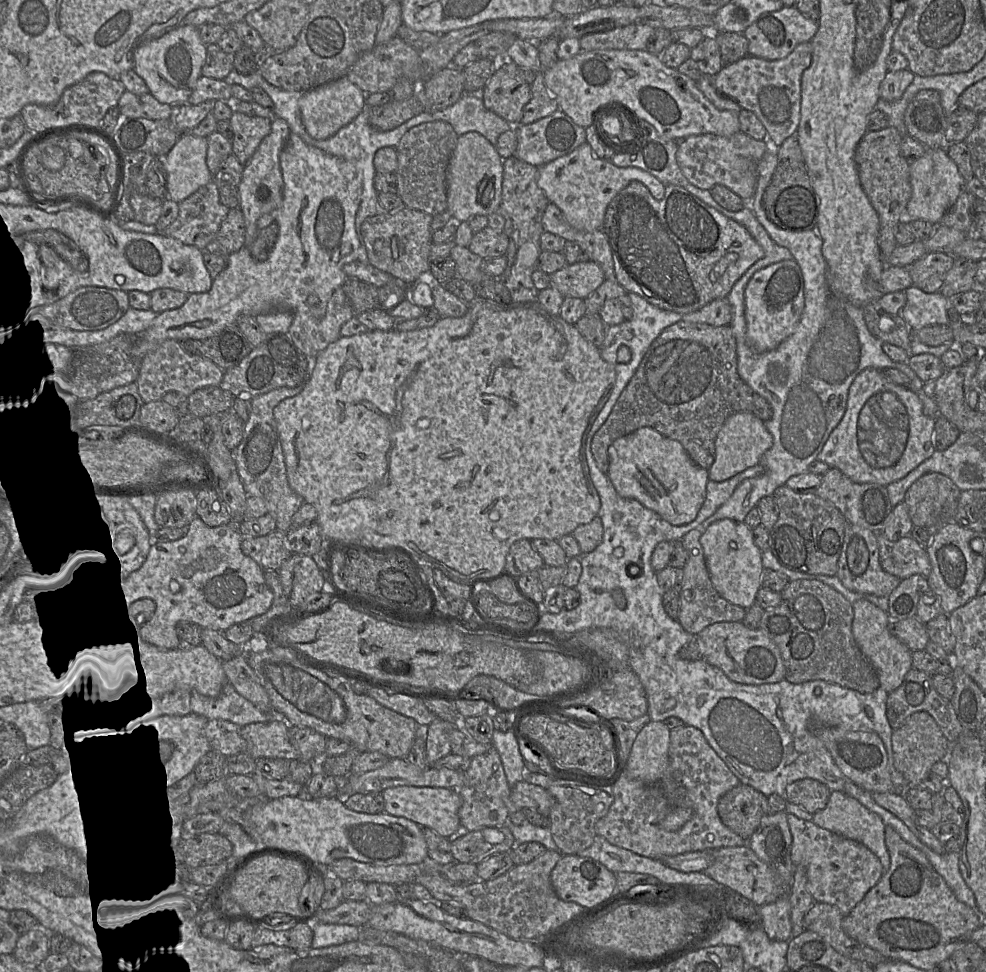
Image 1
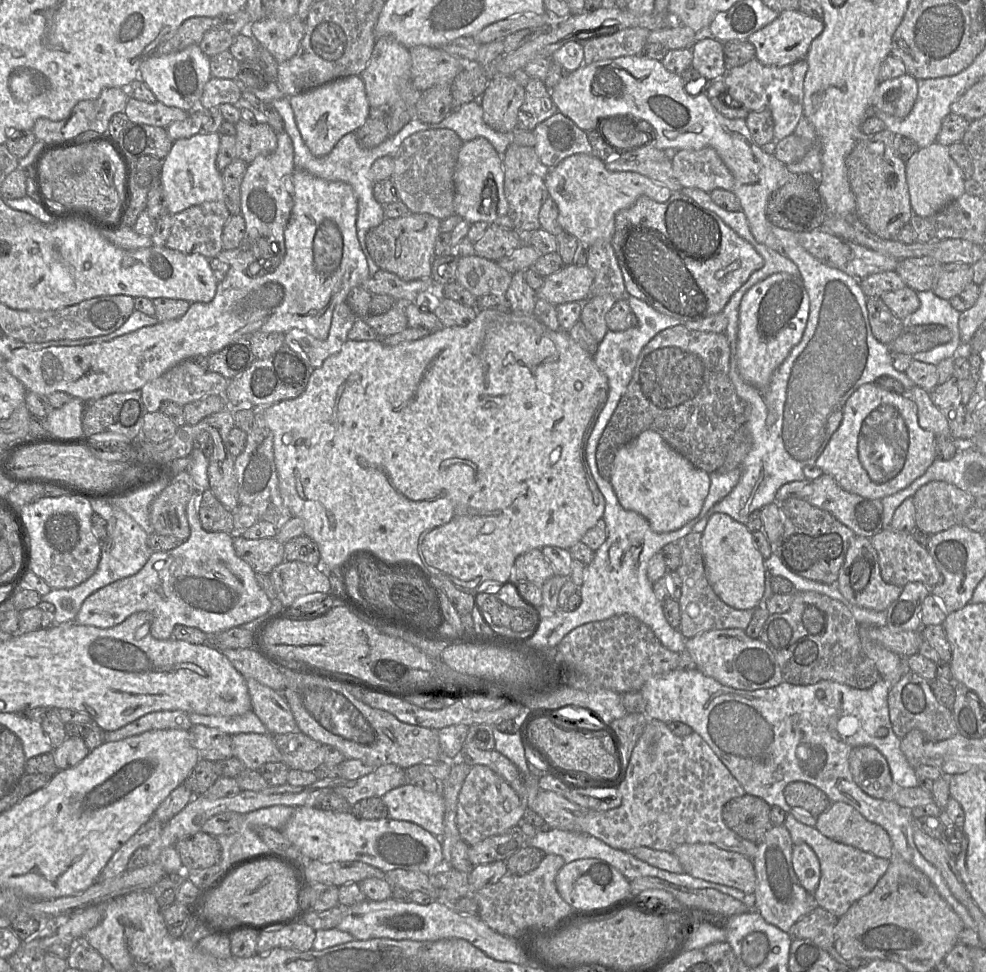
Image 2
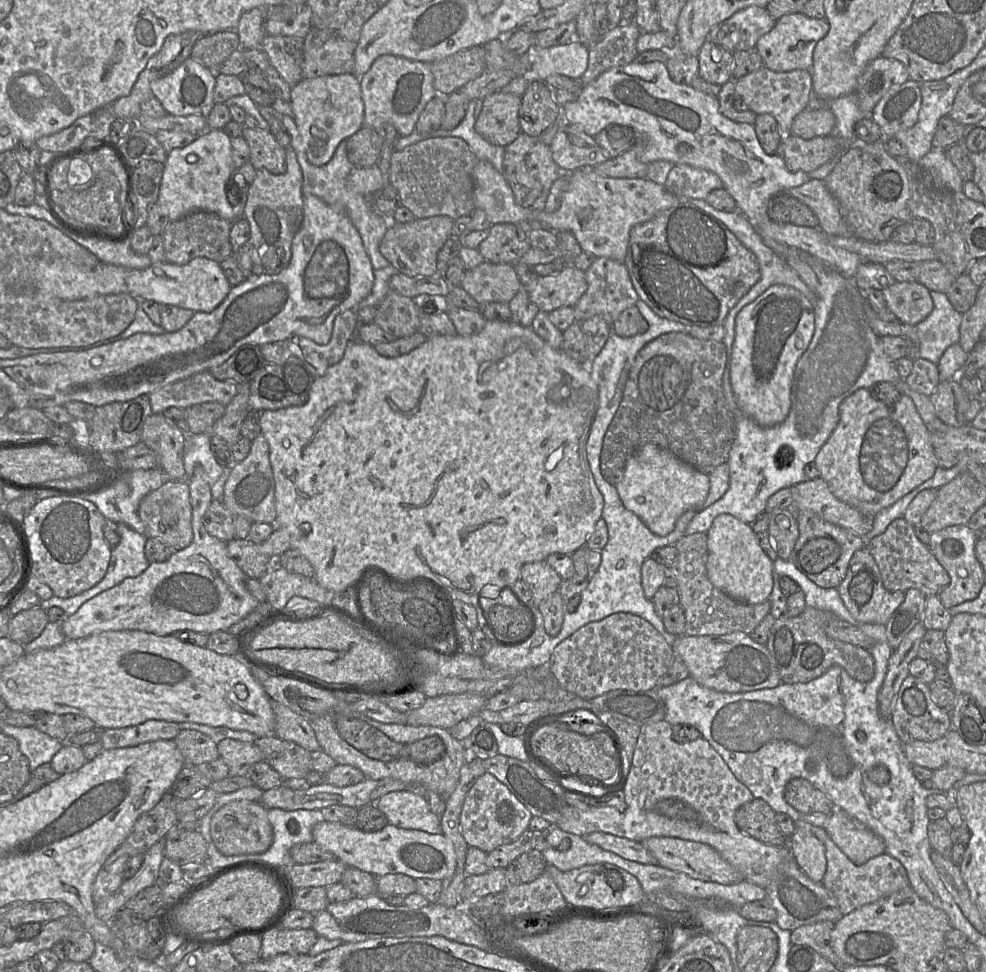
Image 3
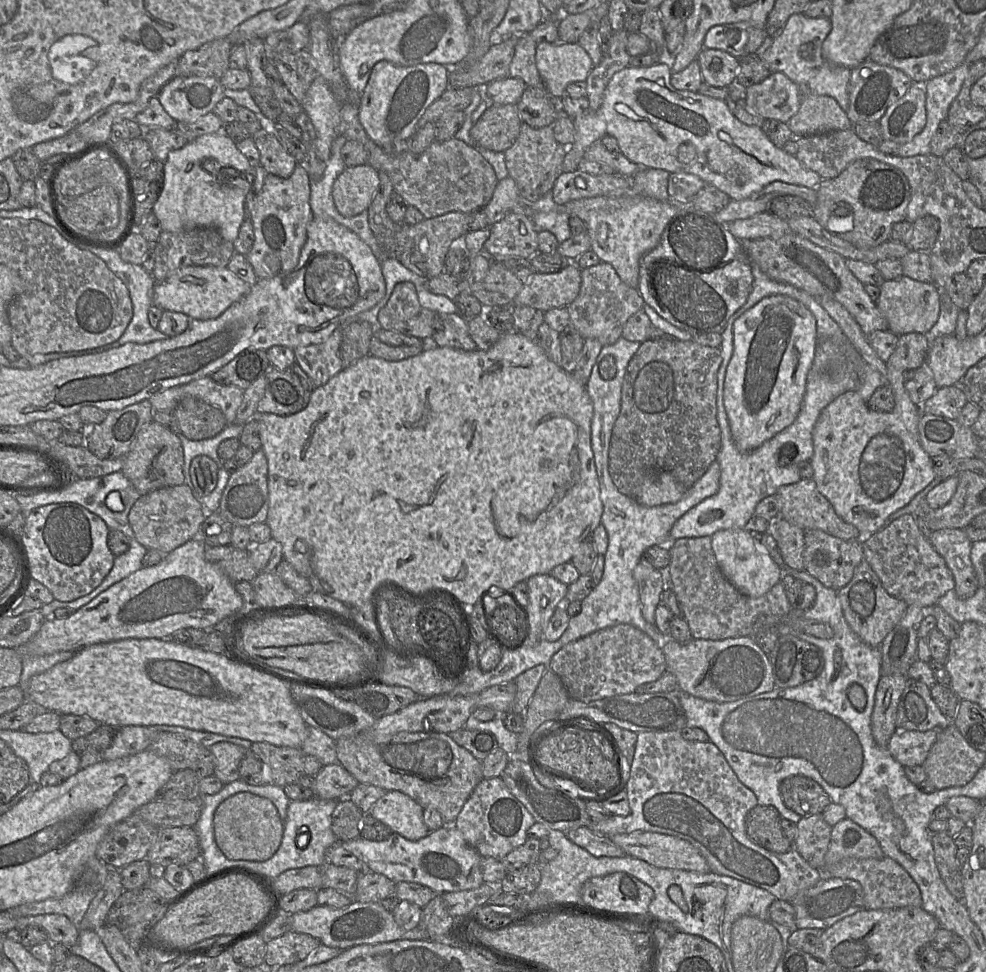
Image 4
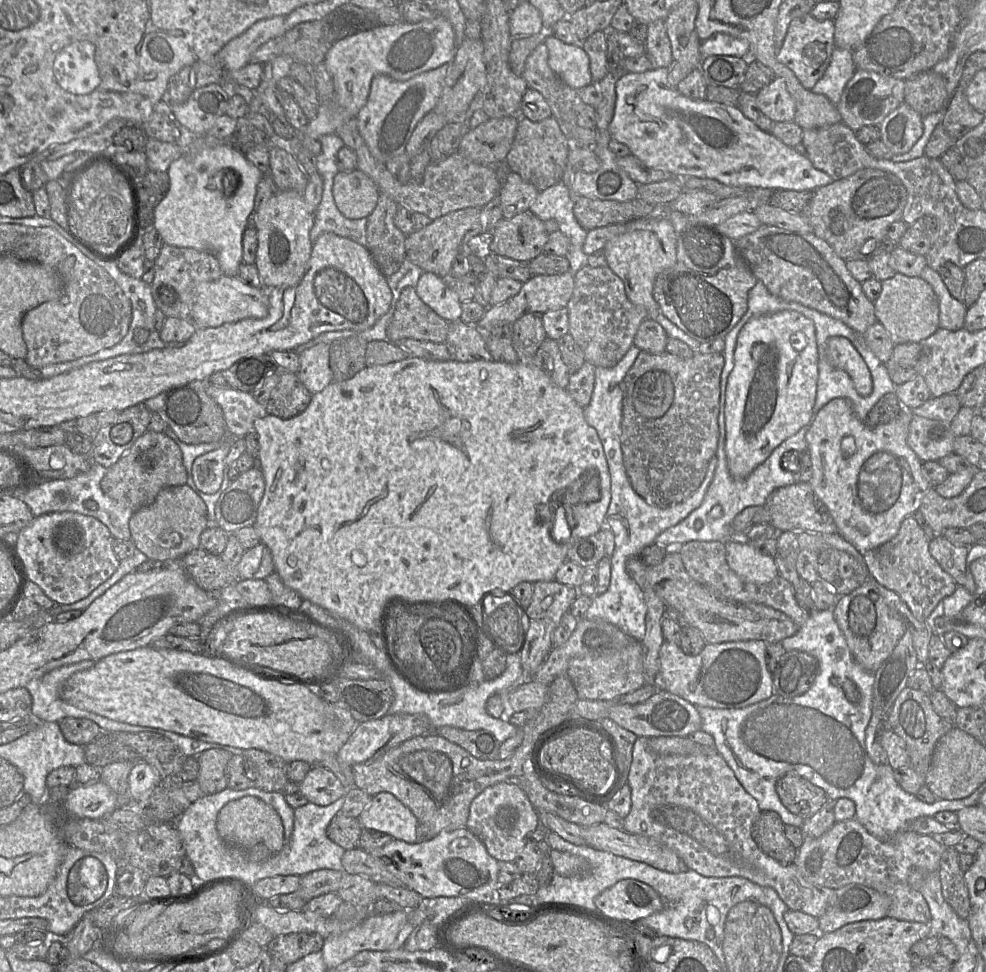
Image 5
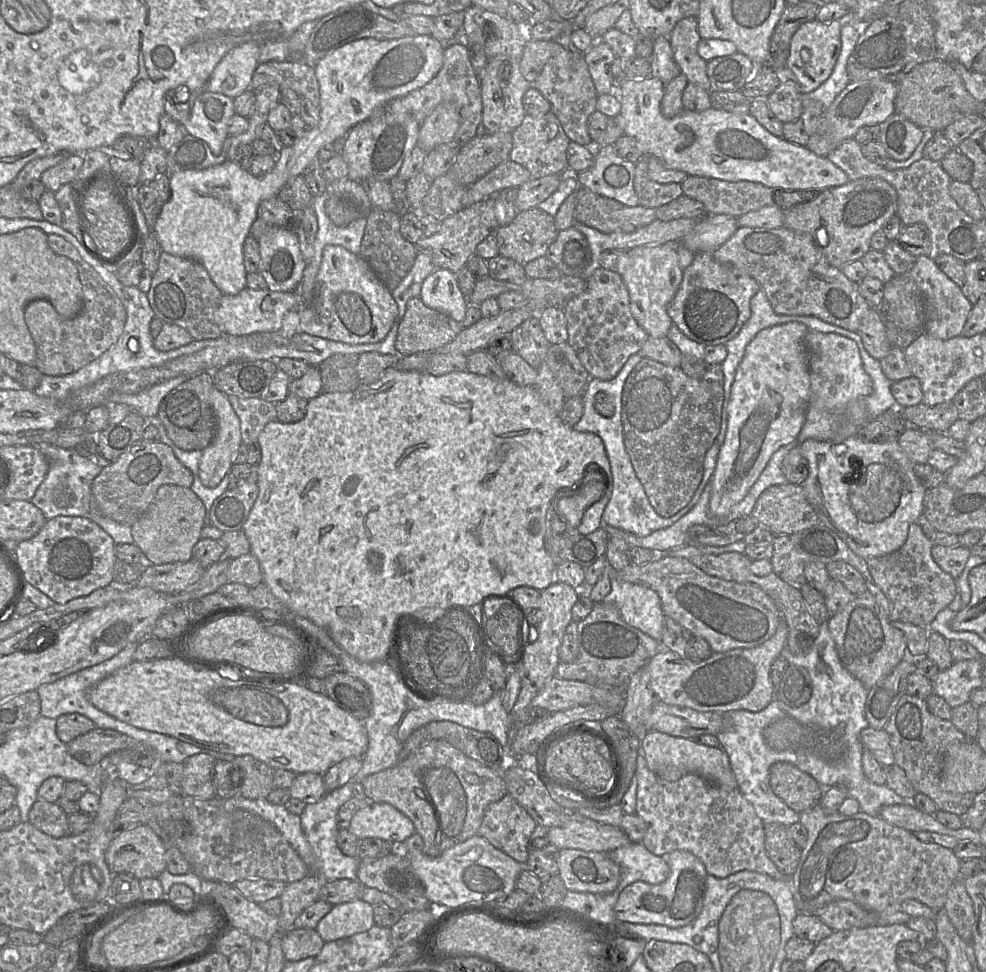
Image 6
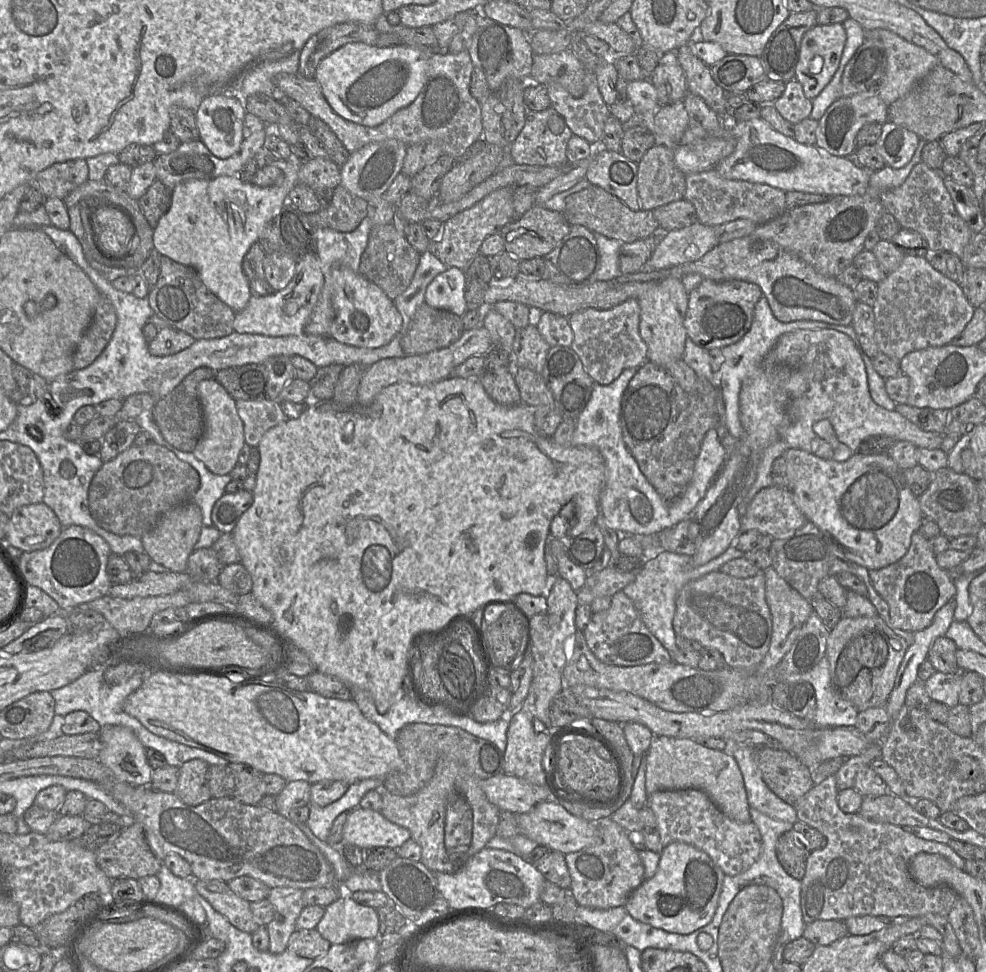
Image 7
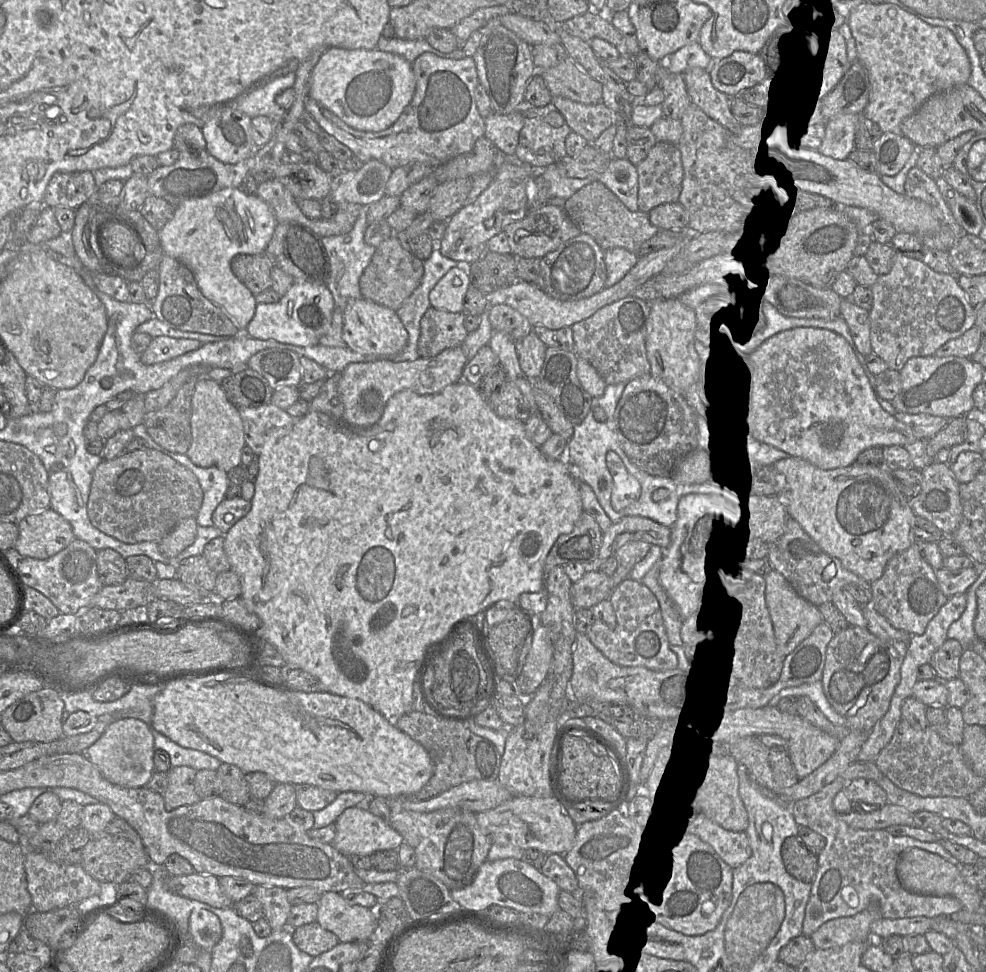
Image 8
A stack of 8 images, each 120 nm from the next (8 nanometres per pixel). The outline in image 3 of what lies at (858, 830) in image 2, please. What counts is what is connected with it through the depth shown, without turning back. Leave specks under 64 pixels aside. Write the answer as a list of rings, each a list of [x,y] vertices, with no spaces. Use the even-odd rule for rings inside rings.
[[[833,810],[823,827],[829,838],[856,865],[886,853],[882,838],[843,810]]]

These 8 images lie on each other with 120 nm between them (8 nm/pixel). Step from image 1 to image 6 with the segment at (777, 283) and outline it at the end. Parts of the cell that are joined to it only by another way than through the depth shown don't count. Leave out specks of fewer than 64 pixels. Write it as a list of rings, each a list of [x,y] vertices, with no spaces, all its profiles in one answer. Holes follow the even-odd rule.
[[[795,321],[765,328],[757,333],[745,349],[731,388],[726,437],[711,477],[709,510],[715,519],[725,518],[730,508],[747,495],[771,456],[782,446],[796,441],[805,423],[811,400],[809,363],[805,348],[808,331],[807,326]]]

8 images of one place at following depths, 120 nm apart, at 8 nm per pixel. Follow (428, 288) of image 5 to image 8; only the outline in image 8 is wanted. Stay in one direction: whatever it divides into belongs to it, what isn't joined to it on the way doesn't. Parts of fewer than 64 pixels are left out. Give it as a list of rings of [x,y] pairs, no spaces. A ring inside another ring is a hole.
[[[462,267],[451,268],[430,291],[430,305],[448,312],[462,312],[469,285],[469,277]]]

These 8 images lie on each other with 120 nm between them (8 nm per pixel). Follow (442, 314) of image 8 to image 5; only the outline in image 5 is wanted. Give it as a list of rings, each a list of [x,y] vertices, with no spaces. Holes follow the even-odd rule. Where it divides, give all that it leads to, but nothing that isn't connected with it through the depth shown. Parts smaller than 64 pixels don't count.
[[[406,287],[387,326],[387,339],[392,343],[405,338],[445,343],[448,327],[449,322],[425,304],[414,287]]]

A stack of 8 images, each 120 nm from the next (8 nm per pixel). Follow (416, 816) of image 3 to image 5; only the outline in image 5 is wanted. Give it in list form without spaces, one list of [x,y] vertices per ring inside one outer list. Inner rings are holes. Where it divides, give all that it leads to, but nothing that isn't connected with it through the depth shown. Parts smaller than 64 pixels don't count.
[[[388,792],[372,797],[358,817],[364,829],[376,830],[409,844],[416,843],[418,820],[397,798]]]

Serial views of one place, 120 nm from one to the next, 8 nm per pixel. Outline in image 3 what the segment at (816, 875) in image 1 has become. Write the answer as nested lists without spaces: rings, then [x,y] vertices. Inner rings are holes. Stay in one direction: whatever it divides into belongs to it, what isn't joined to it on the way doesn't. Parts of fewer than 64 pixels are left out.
[[[801,819],[794,821],[794,823],[796,829],[802,828],[804,830],[809,830],[824,844],[827,865],[826,872],[821,883],[834,895],[843,916],[851,913],[861,906],[871,904],[888,897],[889,895],[910,885],[904,866],[900,863],[900,861],[888,853],[883,853],[874,857],[862,865],[856,865],[829,838],[823,827],[814,826]]]

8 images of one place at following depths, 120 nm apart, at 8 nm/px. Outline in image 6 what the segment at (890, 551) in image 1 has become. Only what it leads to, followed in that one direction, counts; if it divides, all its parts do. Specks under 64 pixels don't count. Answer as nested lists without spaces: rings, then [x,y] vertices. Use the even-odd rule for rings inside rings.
[[[917,522],[908,529],[905,543],[898,550],[879,557],[866,559],[874,583],[890,603],[890,621],[902,621],[929,627],[936,615],[955,598],[957,582],[933,560],[932,539],[928,538]]]

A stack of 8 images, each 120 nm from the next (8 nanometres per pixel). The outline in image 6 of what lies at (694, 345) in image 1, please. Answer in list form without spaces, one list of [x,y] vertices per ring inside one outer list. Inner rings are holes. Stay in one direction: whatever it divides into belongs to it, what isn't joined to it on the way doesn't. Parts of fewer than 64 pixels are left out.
[[[642,358],[625,381],[621,417],[624,445],[650,504],[663,517],[671,517],[687,506],[702,481],[706,452],[721,429],[723,380],[721,364],[709,365],[701,378],[691,378],[680,367]]]

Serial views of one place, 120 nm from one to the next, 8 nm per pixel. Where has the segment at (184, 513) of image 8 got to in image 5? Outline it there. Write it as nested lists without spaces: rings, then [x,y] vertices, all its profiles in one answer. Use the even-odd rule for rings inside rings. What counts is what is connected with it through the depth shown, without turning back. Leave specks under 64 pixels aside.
[[[147,430],[114,465],[107,468],[100,485],[105,495],[135,512],[153,503],[163,488],[186,483],[187,471],[179,446],[165,433]]]

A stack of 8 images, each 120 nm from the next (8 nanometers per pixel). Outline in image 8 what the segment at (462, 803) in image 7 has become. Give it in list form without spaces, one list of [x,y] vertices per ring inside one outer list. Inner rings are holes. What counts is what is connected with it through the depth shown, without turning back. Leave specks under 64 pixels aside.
[[[400,803],[389,804],[389,809],[389,825],[414,849],[418,870],[434,876],[450,890],[467,887],[473,882],[492,846],[492,839],[480,829],[476,814],[457,809],[418,813],[403,810]]]

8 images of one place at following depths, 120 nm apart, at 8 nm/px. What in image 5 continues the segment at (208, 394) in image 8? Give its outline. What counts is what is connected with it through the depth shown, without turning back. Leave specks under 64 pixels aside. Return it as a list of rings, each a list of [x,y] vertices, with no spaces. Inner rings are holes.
[[[226,436],[219,448],[198,456],[194,460],[192,476],[196,487],[201,492],[213,494],[220,488],[226,466],[225,458],[229,453],[232,438]]]

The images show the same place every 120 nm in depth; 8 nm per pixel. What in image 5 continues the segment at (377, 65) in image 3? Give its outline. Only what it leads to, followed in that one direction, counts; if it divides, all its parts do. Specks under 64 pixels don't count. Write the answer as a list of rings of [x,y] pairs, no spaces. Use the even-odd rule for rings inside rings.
[[[448,64],[423,72],[405,81],[376,75],[371,82],[366,104],[356,116],[358,131],[371,155],[380,163],[406,153],[407,142],[419,121],[432,111],[439,101]]]

